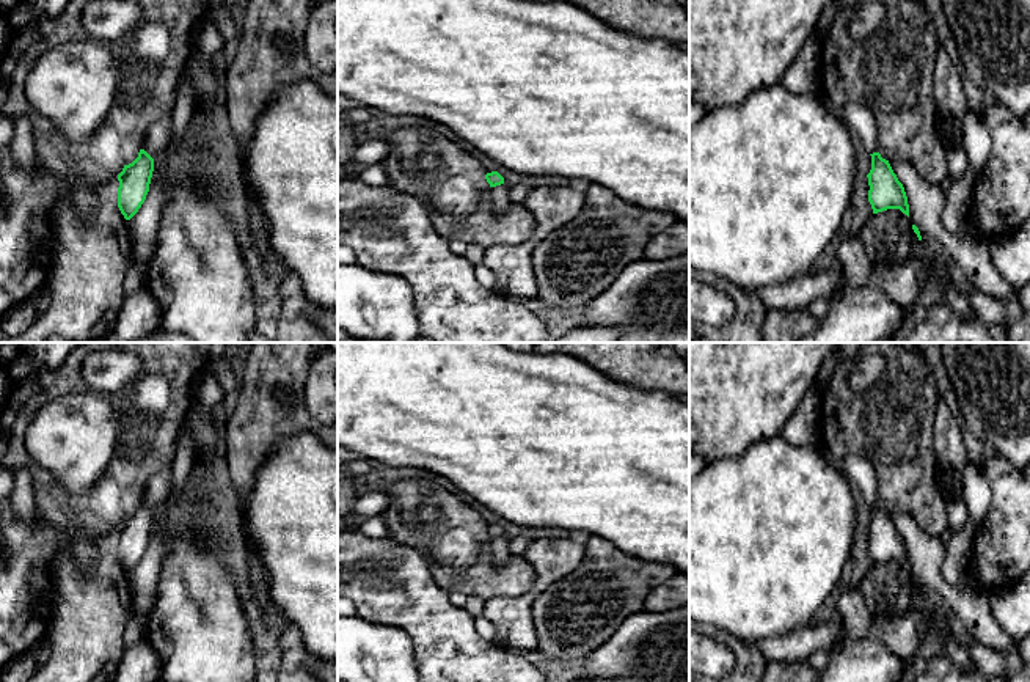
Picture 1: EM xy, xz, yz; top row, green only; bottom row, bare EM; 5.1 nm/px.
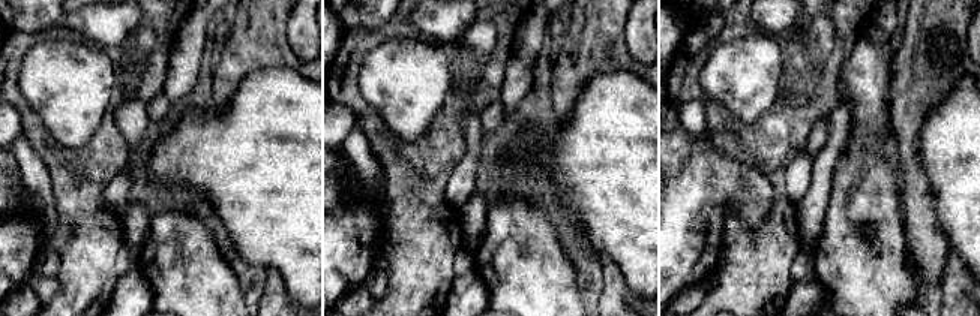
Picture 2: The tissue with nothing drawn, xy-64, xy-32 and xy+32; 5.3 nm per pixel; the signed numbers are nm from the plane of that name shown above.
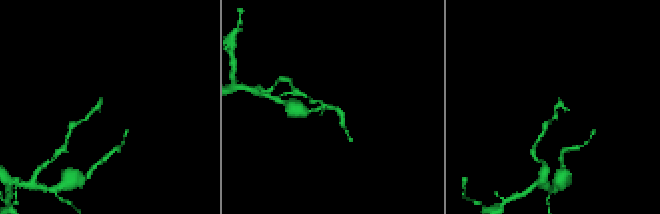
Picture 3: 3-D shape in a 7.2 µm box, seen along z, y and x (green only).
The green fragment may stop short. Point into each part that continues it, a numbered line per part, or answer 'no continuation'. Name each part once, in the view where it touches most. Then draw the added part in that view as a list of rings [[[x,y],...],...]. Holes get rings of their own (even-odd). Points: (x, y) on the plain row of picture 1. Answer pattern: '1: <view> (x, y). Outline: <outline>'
no continuation

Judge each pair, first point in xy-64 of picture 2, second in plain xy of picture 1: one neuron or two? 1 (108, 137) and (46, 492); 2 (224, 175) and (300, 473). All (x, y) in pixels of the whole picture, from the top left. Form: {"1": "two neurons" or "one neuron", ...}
{"1": "one neuron", "2": "one neuron"}

